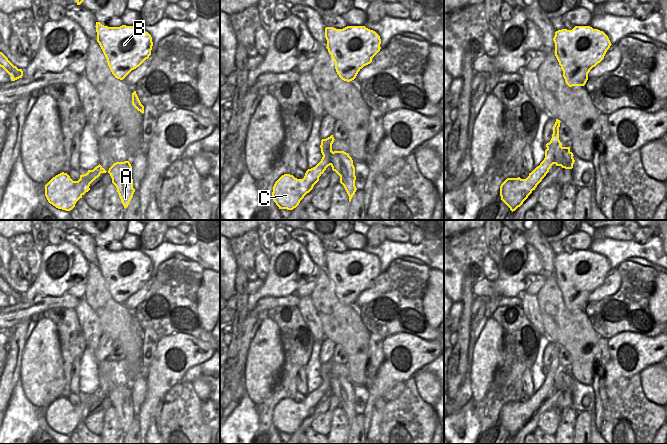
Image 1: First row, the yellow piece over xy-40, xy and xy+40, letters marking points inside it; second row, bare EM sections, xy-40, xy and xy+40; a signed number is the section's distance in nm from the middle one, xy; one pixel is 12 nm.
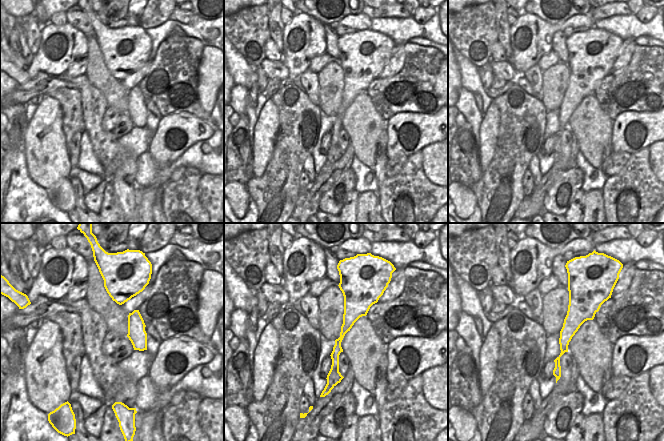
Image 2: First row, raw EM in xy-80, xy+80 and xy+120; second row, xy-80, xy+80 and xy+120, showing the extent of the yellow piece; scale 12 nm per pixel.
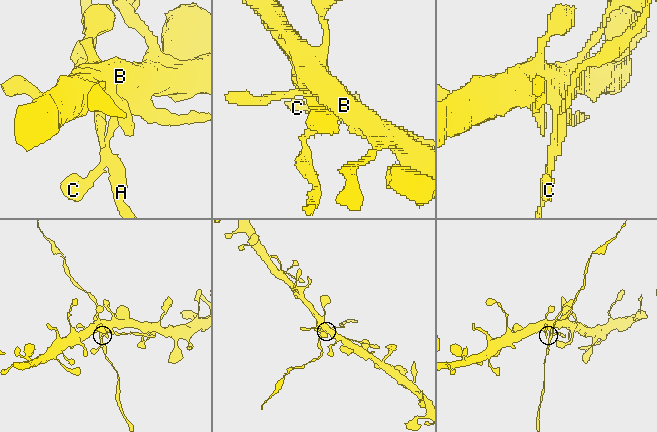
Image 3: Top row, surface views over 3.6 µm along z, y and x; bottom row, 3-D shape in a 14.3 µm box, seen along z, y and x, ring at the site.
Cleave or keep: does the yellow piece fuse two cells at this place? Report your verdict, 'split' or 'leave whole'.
split

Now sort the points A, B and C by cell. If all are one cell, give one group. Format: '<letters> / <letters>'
A / B C

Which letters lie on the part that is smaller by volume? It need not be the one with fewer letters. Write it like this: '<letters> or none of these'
A

